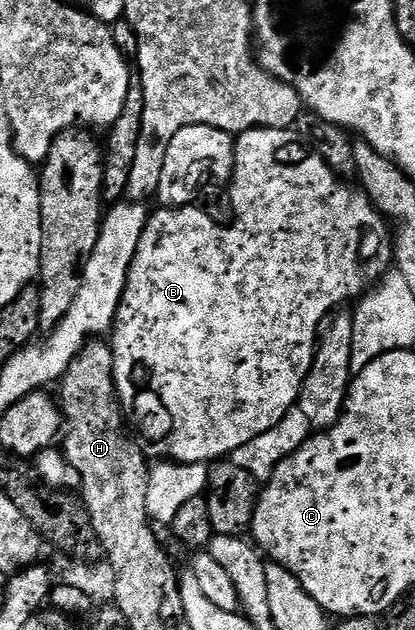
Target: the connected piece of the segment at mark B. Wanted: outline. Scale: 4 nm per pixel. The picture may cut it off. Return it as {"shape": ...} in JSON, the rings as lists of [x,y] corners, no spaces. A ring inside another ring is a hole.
{"shape":[[[256,127],[241,132],[236,136],[235,143],[241,150],[238,150],[235,157],[233,178],[227,187],[235,217],[233,224],[230,227],[220,227],[207,212],[200,211],[197,205],[157,209],[157,212],[154,210],[139,237],[139,249],[135,249],[135,261],[131,261],[125,292],[117,310],[117,319],[113,322],[113,372],[117,395],[121,398],[121,409],[125,412],[128,426],[140,436],[143,443],[145,438],[144,446],[148,454],[157,455],[153,457],[160,457],[165,461],[209,465],[232,456],[235,449],[247,445],[247,441],[259,437],[259,433],[267,433],[267,429],[276,425],[298,402],[301,386],[313,364],[319,332],[330,318],[329,311],[336,312],[336,307],[348,299],[361,299],[381,279],[383,273],[390,270],[394,262],[390,224],[374,207],[369,196],[360,189],[352,191],[345,184],[348,182],[331,170],[320,153],[313,150],[296,130]],[[255,228],[261,229],[260,235],[254,233]]]}

